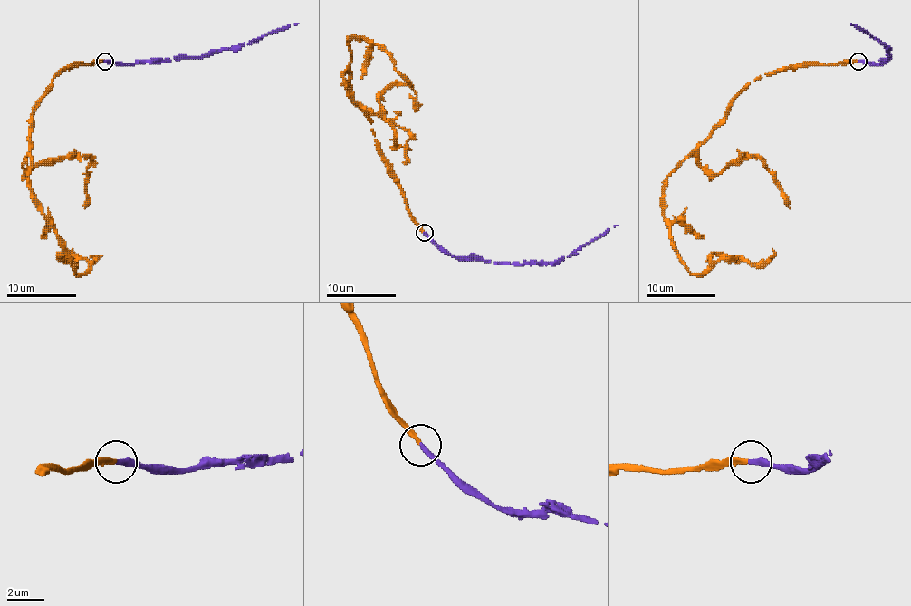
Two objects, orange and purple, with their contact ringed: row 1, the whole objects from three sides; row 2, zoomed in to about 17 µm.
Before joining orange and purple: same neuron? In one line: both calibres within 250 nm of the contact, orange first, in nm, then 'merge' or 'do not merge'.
220 nm thick on the orange side, 240 nm on the other; merge

